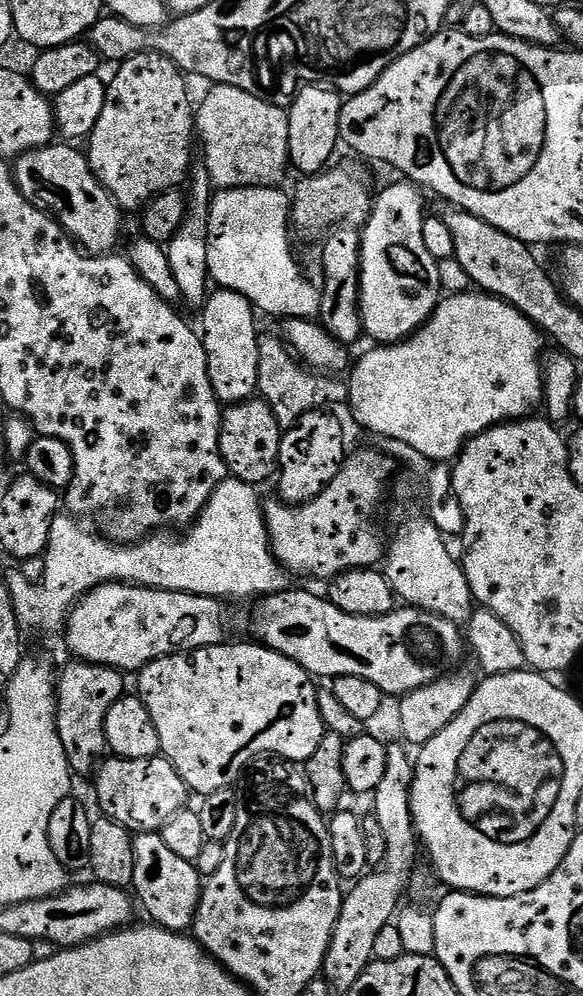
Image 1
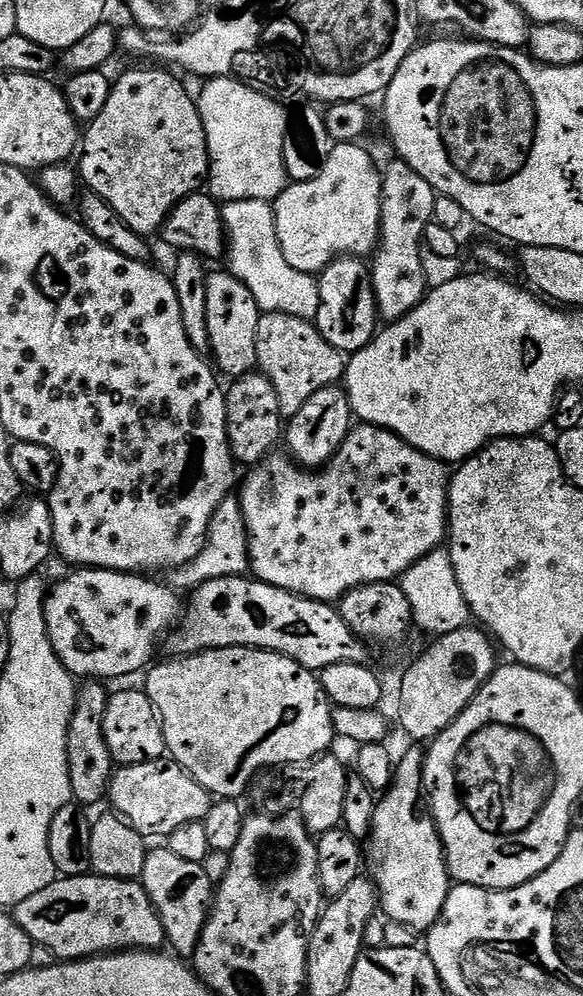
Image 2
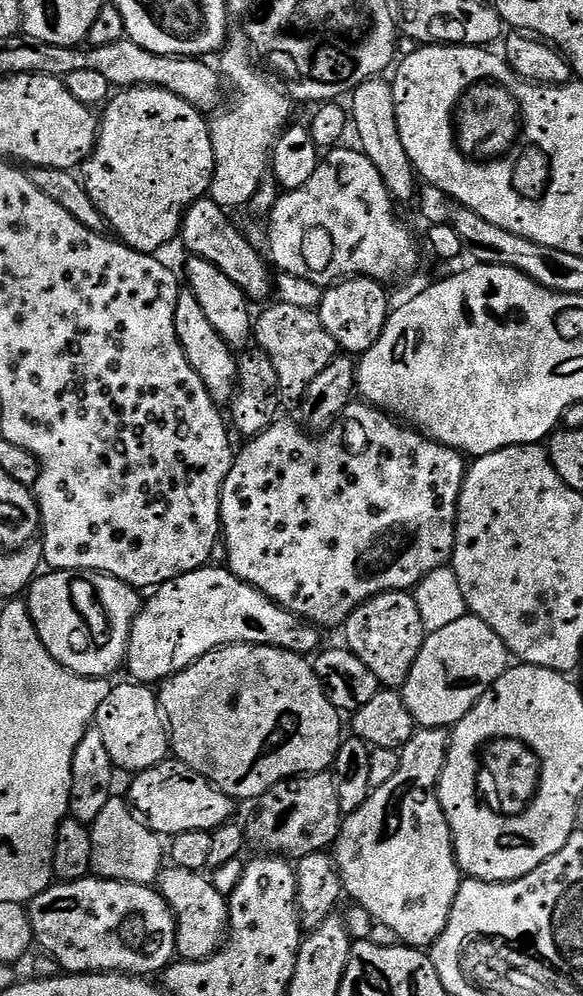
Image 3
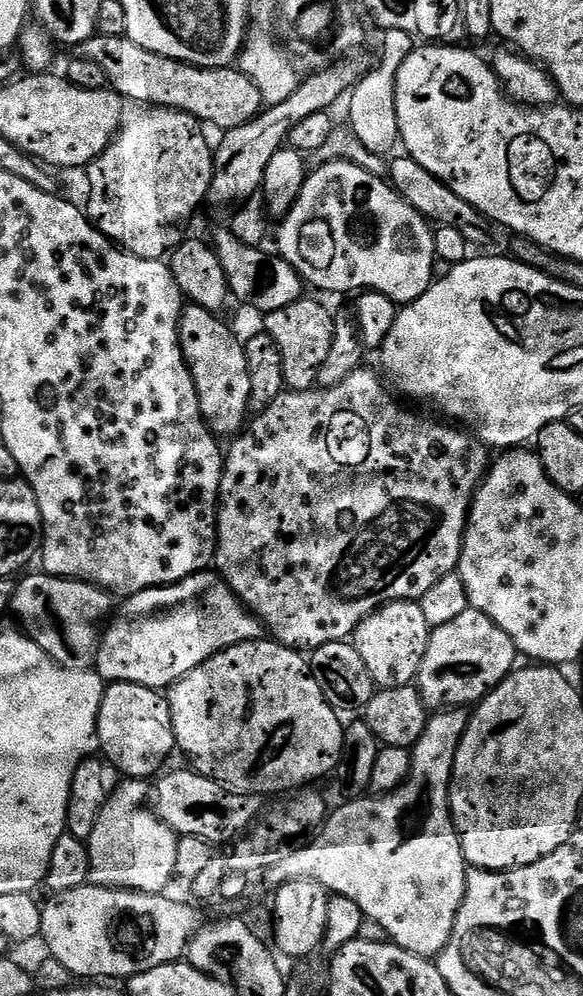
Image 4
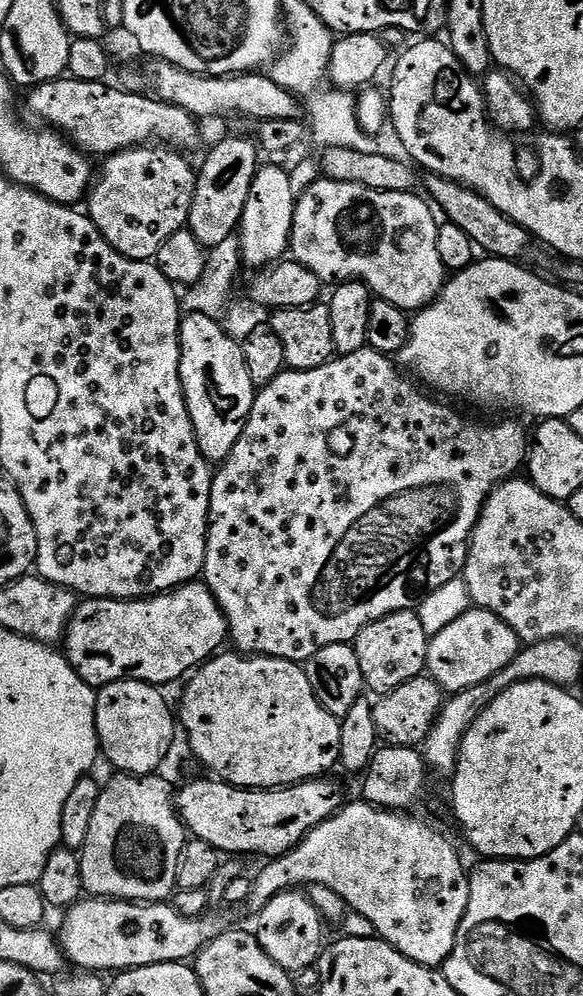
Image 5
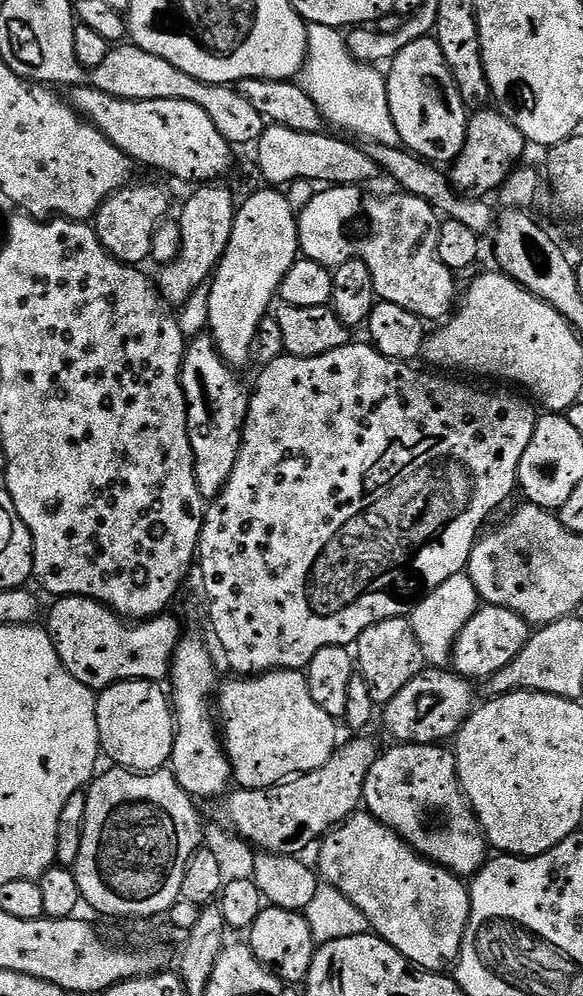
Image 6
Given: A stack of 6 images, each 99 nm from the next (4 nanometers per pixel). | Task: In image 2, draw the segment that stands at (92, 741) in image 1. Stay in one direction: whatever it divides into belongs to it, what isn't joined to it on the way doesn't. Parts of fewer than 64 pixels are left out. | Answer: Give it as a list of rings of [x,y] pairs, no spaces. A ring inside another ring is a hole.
[[[84,682],[76,694],[74,714],[70,718],[68,731],[68,769],[70,770],[70,790],[72,799],[81,806],[96,804],[108,795],[108,784],[112,780],[114,761],[106,746],[104,719],[110,695],[109,689],[100,682]]]

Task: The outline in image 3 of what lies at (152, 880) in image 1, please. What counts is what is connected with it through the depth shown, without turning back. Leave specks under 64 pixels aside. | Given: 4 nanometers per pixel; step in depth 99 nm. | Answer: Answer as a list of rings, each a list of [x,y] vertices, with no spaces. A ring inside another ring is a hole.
[[[168,866],[158,877],[158,891],[176,917],[176,956],[181,961],[205,960],[222,947],[228,932],[228,902],[211,879],[199,872]]]

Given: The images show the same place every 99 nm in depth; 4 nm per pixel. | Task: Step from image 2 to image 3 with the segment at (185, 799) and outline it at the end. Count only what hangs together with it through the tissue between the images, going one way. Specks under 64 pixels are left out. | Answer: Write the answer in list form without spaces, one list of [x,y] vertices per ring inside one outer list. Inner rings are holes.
[[[178,759],[163,760],[145,772],[137,772],[131,777],[132,785],[128,788],[126,799],[133,812],[161,838],[171,838],[178,834],[186,834],[190,830],[212,832],[233,819],[232,807],[234,801],[220,788],[215,788],[205,776],[199,776],[190,766],[186,766]]]

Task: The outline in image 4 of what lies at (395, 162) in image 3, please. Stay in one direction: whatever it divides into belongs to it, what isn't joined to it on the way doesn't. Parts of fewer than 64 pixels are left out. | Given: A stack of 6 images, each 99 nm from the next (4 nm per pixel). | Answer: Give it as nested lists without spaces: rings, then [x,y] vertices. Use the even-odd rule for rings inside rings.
[[[386,28],[383,29],[382,36],[384,36],[384,45],[380,48],[380,61],[377,62],[376,69],[373,72],[365,71],[359,77],[358,86],[353,87],[346,96],[348,124],[352,127],[351,135],[376,158],[382,158],[392,147],[397,147],[400,138],[396,109],[396,75],[402,62],[406,62],[410,51],[408,33]]]

